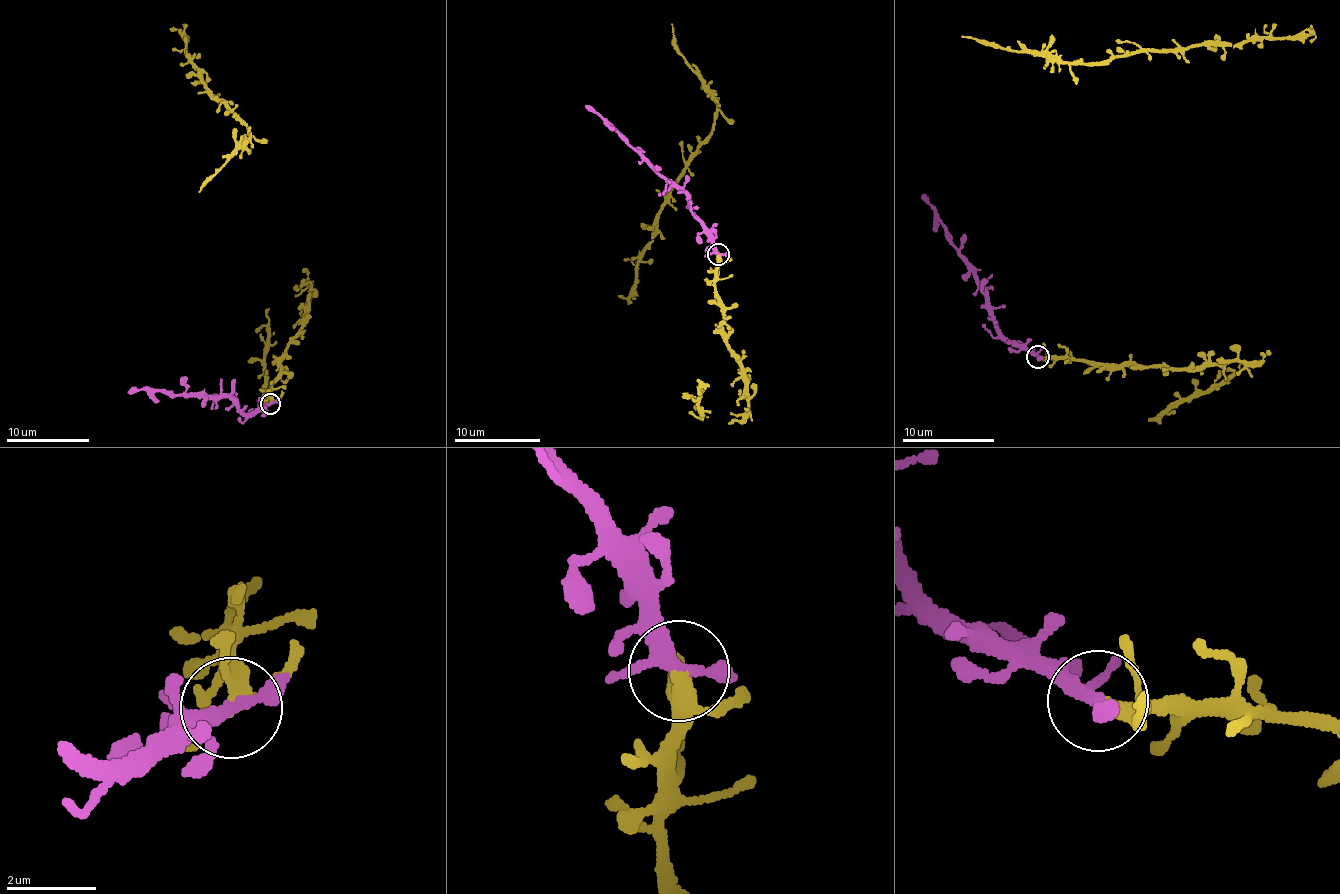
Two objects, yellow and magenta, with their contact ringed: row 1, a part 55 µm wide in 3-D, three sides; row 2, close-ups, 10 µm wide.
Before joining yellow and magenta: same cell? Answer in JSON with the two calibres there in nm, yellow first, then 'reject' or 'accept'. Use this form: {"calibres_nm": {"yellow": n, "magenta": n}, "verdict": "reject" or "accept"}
{"calibres_nm": {"yellow": 220, "magenta": 240}, "verdict": "accept"}

